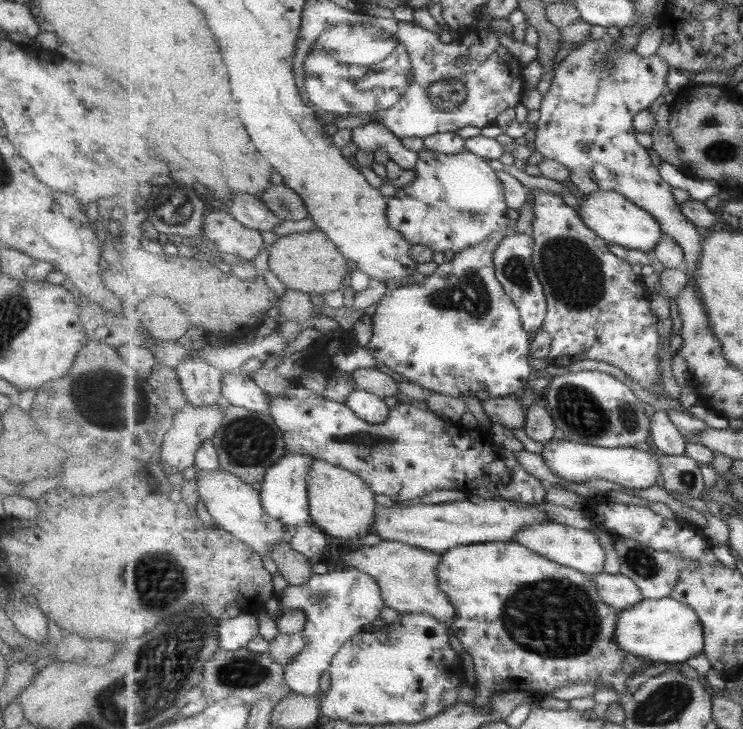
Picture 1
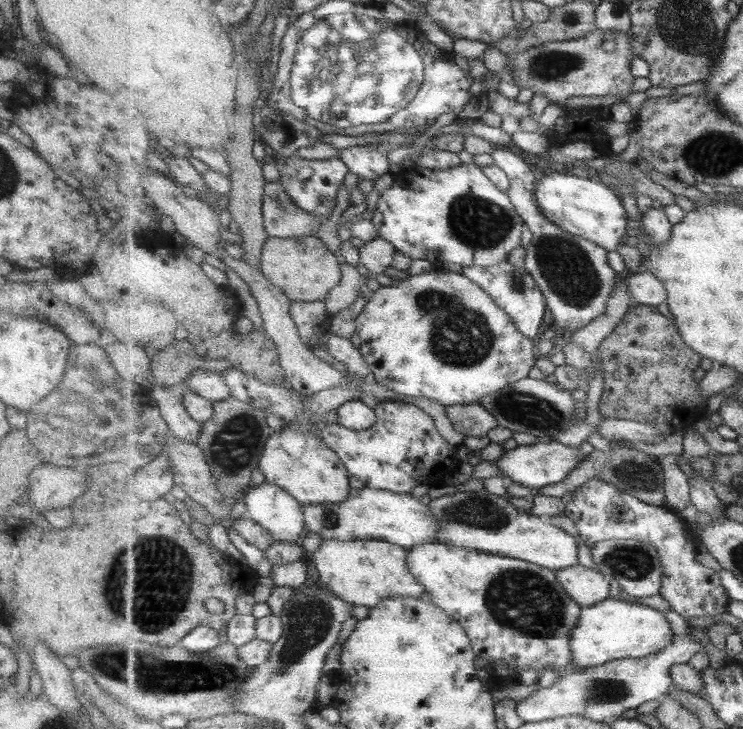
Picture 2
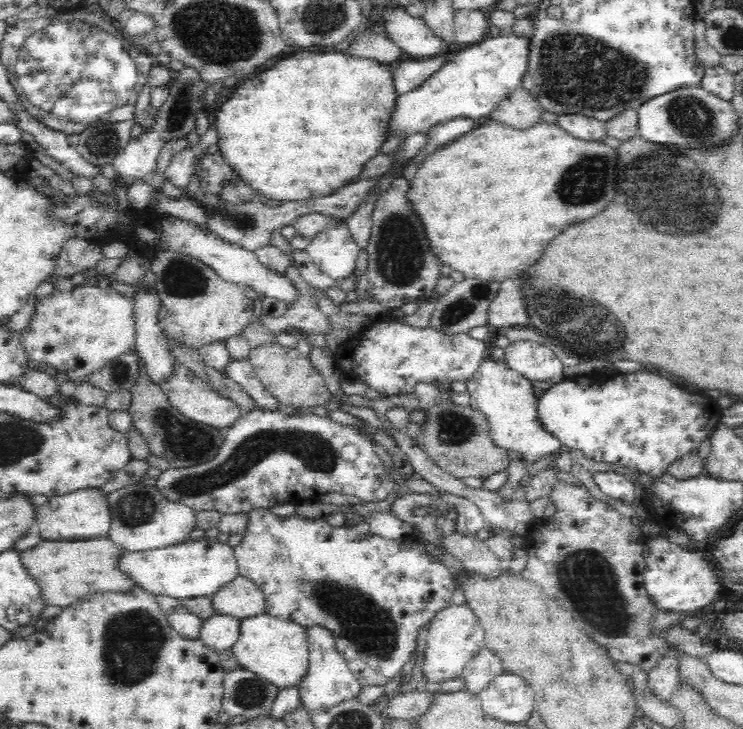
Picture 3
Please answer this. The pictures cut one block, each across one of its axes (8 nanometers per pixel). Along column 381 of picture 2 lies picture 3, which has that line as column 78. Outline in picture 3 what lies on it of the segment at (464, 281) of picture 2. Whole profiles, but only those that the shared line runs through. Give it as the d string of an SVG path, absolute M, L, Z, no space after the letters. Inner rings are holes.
M87 284L76 286L69 292L54 292L52 298L36 303L35 313L29 322L29 331L22 333L28 359L37 364L46 363L66 373L69 381L76 385L86 383L87 377L101 370L109 361L116 361L135 345L135 321L133 301L111 287L91 287Z

